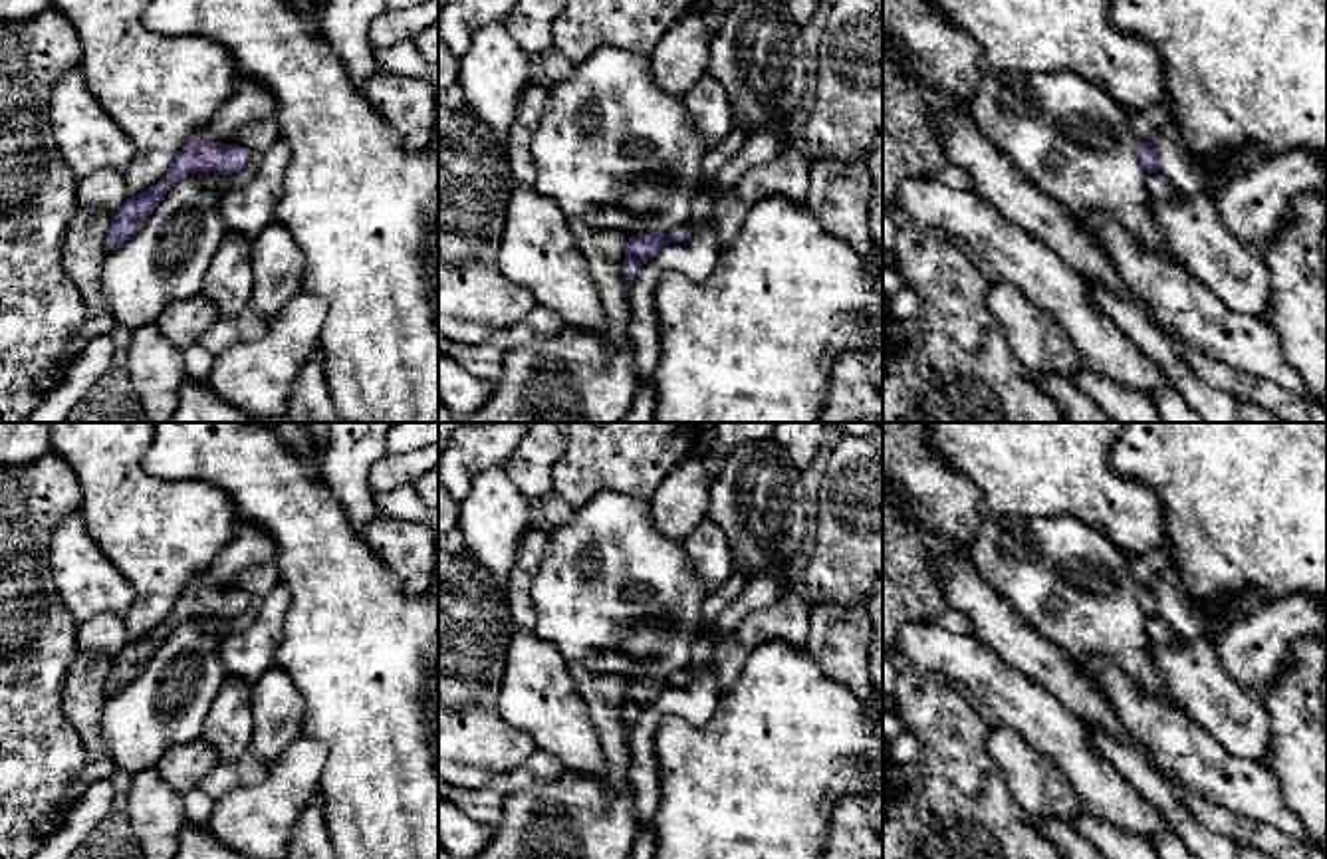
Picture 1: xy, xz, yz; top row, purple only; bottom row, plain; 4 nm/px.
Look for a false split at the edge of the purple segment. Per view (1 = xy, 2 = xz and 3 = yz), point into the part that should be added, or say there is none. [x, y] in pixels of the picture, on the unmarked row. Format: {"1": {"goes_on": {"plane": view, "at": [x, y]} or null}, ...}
{"1": {"goes_on": {"plane": "xy", "at": [250, 544]}}, "2": {"goes_on": null}, "3": {"goes_on": {"plane": "yz", "at": [1147, 568]}}}

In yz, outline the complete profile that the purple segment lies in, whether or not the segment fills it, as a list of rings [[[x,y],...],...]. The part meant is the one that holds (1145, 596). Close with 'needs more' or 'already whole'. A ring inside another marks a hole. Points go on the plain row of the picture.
[[[1160,546],[1146,555],[1129,557],[1131,571],[1137,587],[1137,601],[1146,617],[1158,615],[1158,599],[1150,583],[1172,565],[1172,555],[1168,546]]]; needs more

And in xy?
[[[238,522],[236,534],[210,565],[190,579],[175,601],[159,629],[137,641],[129,641],[113,659],[107,675],[107,696],[119,692],[137,678],[153,659],[159,645],[184,621],[194,617],[236,619],[248,605],[250,595],[226,589],[224,583],[258,563],[276,561],[276,542],[260,526]]]; needs more

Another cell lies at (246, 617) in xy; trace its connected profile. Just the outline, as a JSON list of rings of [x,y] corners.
[[[252,597],[250,605],[236,619],[212,617],[204,623],[204,627],[210,633],[220,635],[220,637],[226,637],[230,633],[242,633],[252,627],[252,623],[258,617],[260,607],[262,607],[262,597]]]

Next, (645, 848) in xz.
[[[641,829],[627,859],[657,859],[657,835],[653,829]]]

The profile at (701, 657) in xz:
[[[732,561],[732,571],[728,579],[716,591],[708,593],[702,605],[700,625],[696,631],[696,641],[692,645],[692,657],[686,671],[690,676],[696,676],[704,667],[710,665],[712,655],[706,637],[712,633],[722,609],[728,607],[742,593],[746,581],[748,579],[742,567]]]

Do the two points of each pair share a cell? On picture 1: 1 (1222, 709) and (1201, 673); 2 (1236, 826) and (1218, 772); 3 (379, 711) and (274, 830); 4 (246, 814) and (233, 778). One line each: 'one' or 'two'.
1: one
2: two
3: two
4: two

